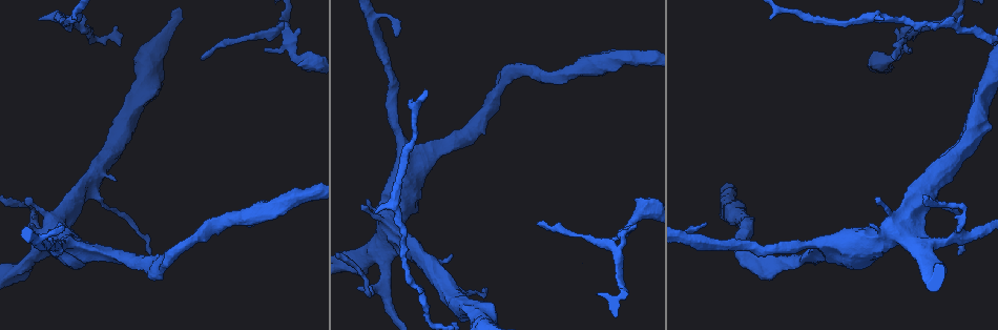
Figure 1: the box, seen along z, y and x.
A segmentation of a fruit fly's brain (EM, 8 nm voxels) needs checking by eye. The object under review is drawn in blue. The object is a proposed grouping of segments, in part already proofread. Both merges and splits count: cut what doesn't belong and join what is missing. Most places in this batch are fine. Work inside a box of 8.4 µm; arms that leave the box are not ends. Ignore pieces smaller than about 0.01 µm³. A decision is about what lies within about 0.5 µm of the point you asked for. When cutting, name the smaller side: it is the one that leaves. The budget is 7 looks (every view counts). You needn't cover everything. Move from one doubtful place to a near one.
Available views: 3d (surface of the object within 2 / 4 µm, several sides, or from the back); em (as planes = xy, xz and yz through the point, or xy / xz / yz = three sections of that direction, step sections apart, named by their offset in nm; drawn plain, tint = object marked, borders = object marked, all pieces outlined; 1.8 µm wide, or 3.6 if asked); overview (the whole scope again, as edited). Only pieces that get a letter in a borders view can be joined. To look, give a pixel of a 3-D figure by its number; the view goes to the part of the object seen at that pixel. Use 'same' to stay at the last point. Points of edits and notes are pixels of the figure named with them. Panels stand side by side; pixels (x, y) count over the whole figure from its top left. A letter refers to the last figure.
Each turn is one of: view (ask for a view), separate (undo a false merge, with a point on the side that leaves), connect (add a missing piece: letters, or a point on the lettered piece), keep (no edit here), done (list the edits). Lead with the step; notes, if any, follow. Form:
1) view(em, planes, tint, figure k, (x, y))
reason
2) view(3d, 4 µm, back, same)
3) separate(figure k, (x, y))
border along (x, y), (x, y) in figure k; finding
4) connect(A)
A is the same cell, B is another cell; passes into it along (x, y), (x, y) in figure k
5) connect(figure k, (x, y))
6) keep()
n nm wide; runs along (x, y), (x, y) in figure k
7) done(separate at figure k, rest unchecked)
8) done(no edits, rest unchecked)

view(em, planes, tint, figure 1, (621, 239))
a fork

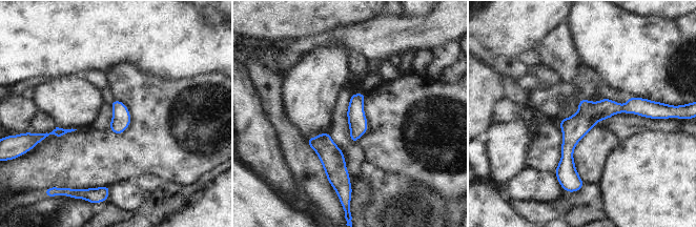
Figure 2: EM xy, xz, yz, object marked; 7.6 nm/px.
view(em, planes, borders, same)

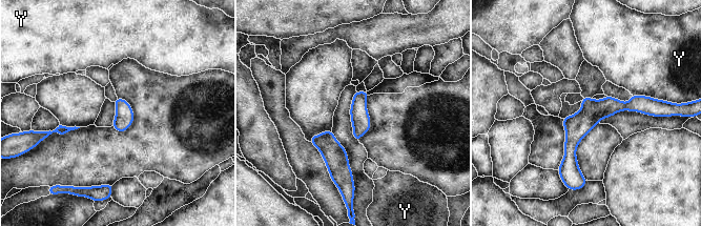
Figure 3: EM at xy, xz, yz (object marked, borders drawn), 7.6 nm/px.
keep()
140 nm wide; Y touches over 220 nm; Y is another cell; continuous, no second neuron

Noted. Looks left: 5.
view(3d, 4 µm, back, figure 1, (204, 58))
tapers out

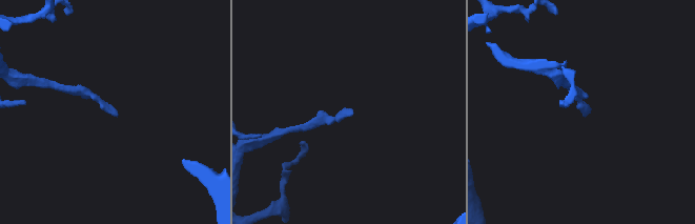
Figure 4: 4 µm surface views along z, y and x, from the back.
view(em, yz, step 16, plain, figure 4, (583, 115))
need the tissue

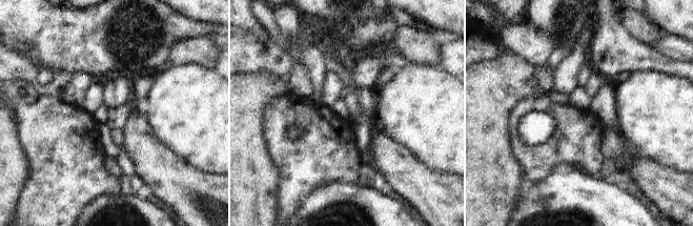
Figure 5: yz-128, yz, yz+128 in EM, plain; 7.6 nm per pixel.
view(em, yz, step 16, borders, same)
what lies round it

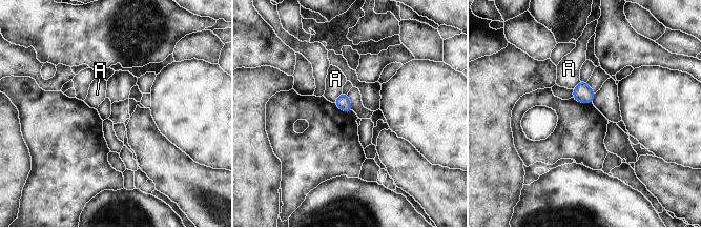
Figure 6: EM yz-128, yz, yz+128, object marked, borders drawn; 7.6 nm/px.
keep()
A is another cell; no lettered piece goes on from it

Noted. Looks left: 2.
view(em, xy, step 16, borders, figure 1, (375, 212))
thin end

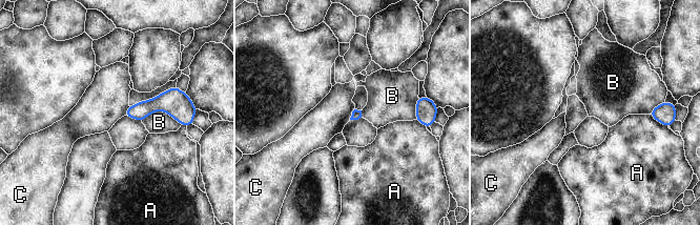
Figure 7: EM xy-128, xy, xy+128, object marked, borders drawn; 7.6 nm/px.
view(em, planes, borders, same)

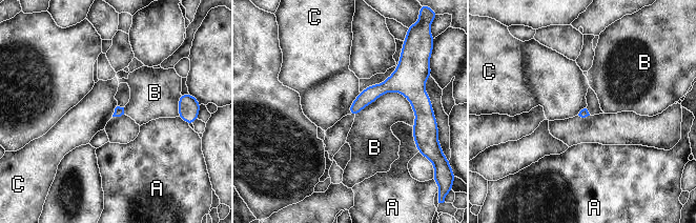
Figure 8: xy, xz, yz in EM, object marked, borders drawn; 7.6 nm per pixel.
keep()
A, B and C are other cells; runs along (412, 100), (384, 87), (352, 112) in figure 8; none of them fits

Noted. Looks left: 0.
done(no edits, rest unchecked)

